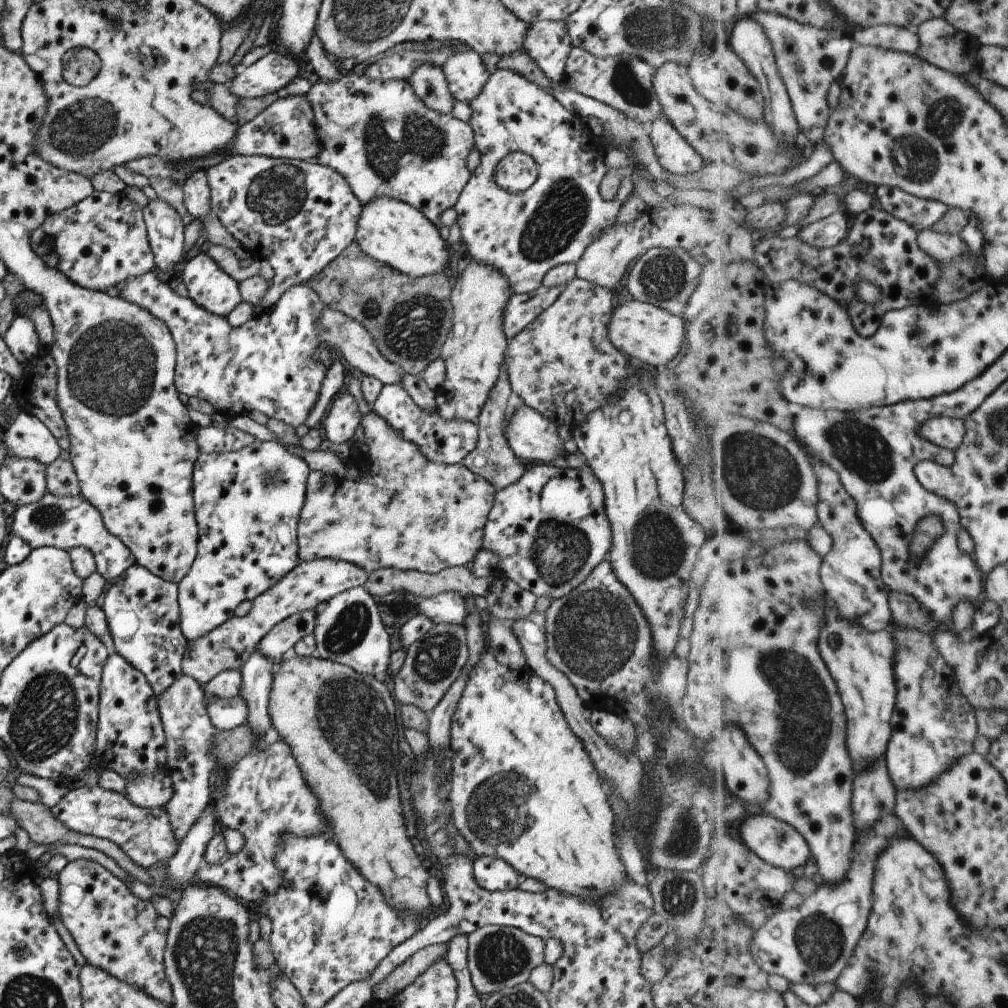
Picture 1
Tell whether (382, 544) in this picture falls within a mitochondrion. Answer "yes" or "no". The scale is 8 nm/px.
no

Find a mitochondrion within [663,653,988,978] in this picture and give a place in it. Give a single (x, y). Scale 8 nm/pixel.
(818, 941)

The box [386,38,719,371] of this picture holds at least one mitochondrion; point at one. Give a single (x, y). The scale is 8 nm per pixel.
(564, 209)

